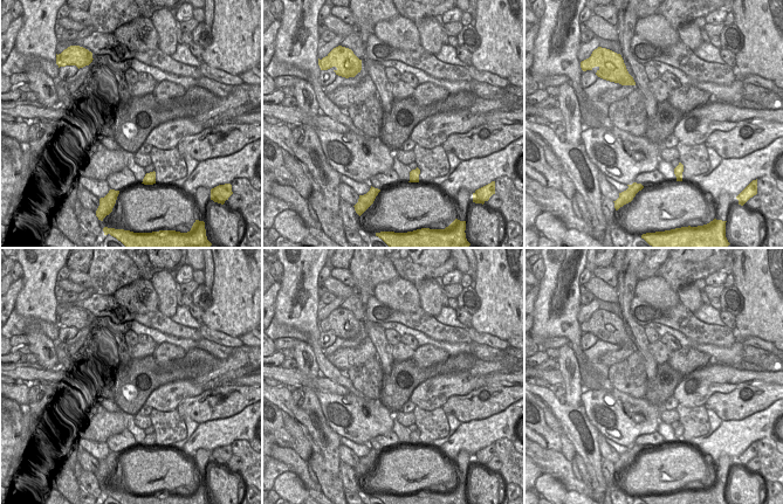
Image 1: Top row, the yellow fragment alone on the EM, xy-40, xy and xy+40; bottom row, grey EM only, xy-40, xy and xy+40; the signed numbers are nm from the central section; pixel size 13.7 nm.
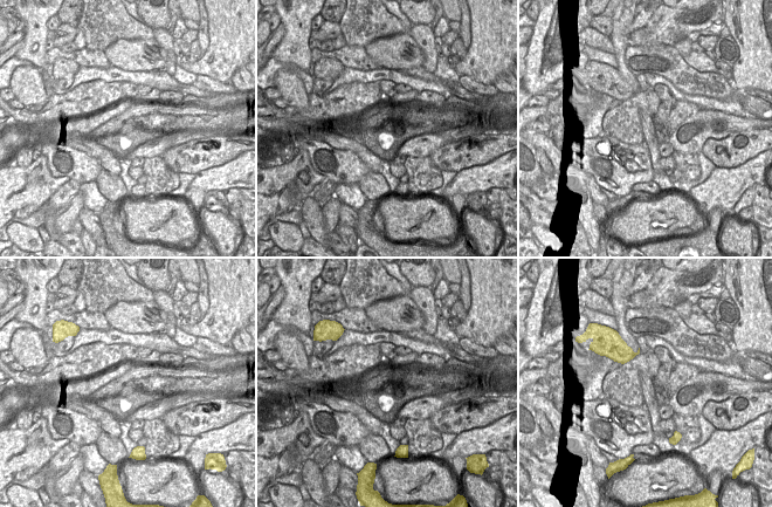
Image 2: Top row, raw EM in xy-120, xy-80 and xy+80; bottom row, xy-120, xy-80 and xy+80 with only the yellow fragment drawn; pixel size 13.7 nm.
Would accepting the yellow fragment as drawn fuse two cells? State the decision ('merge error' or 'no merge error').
merge error

